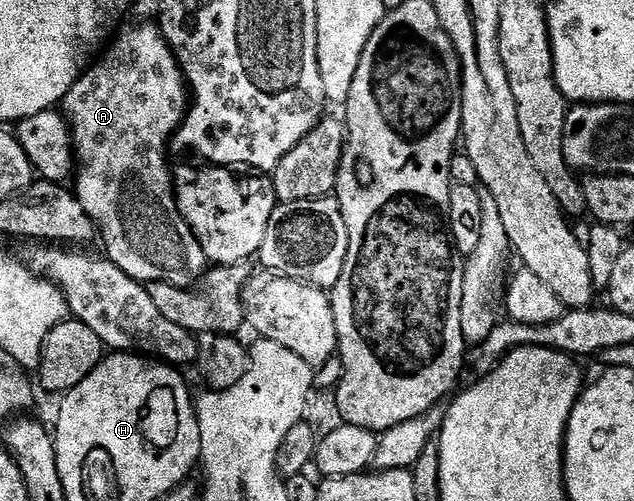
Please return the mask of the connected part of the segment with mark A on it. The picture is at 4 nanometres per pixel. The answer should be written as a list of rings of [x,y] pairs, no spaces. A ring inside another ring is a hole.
[[[158,23],[133,24],[132,28],[124,27],[110,41],[106,51],[84,71],[63,99],[61,108],[71,130],[78,164],[73,191],[81,206],[85,206],[85,214],[89,214],[101,233],[101,240],[103,236],[106,259],[144,285],[163,282],[190,289],[199,284],[209,268],[209,261],[177,206],[173,168],[167,165],[167,144],[169,148],[187,114],[189,89]]]

